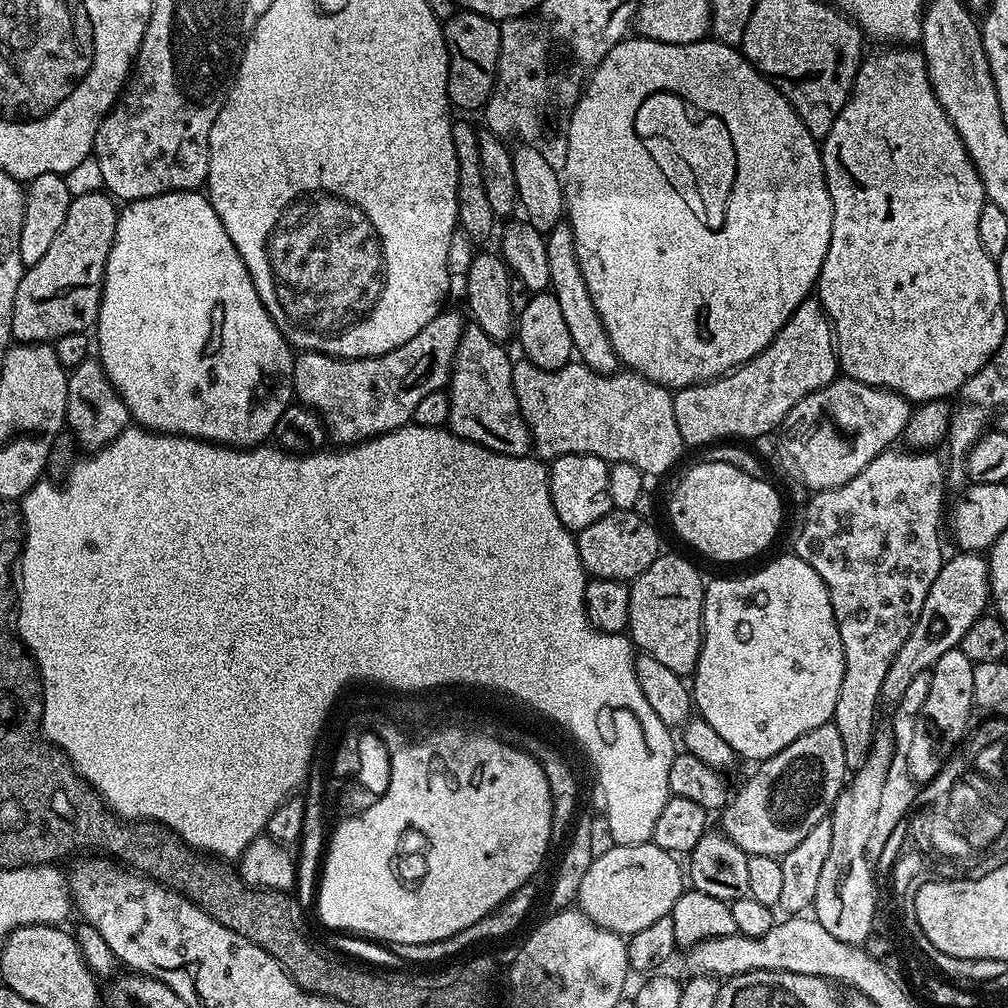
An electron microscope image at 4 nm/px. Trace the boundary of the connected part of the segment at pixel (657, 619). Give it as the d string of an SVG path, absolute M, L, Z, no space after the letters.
M661 554L656 557L656 561L645 570L641 576L637 576L635 580L631 581L628 593L630 594L630 602L628 603L628 626L626 629L627 635L630 637L633 645L643 655L650 658L658 658L658 662L662 662L662 666L666 666L666 670L674 670L674 674L688 678L696 671L696 663L700 657L700 642L704 638L704 589L706 587L705 577L700 577L700 572L687 560L684 556L667 556Z

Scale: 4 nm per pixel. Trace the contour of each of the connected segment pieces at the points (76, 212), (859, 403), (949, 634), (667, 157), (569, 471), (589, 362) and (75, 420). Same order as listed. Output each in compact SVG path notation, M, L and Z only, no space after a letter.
M107 191L72 197L70 210L66 210L66 218L62 218L62 226L58 229L58 234L54 234L54 242L50 242L46 255L38 258L34 266L25 268L24 276L18 282L18 294L14 294L12 307L13 341L22 344L46 344L55 342L66 334L88 332L95 325L102 298L106 258L114 242L117 215L117 201Z
M837 378L822 386L822 390L814 390L814 394L802 398L802 402L798 402L798 406L786 414L782 425L784 449L796 464L799 479L804 479L805 486L816 492L825 492L828 488L850 482L850 478L870 466L878 454L889 451L895 445L892 443L903 437L913 411L913 405L905 396L899 396L888 388L875 388L857 380Z
M957 551L955 555L949 555L941 564L938 578L934 578L934 586L930 586L926 602L922 602L918 622L914 622L906 642L902 642L902 650L898 650L886 674L886 682L882 682L881 697L899 698L905 692L910 678L929 671L938 658L942 658L942 654L959 648L966 630L974 626L977 618L985 615L987 608L984 607L990 604L988 561L978 552Z
M672 92L650 94L642 106L638 106L636 137L646 146L658 170L666 174L670 186L682 194L682 202L690 206L690 214L708 228L720 228L724 225L726 206L734 186L734 142L730 142L730 130L726 130L717 116L692 116L691 111L685 100Z
M586 454L557 456L548 464L548 485L550 486L550 502L554 502L554 514L558 514L558 522L562 522L562 526L566 526L573 534L578 534L586 526L594 526L598 518L613 511L610 502L610 464L602 458Z
M567 222L558 223L546 236L546 266L550 266L552 279L550 292L556 296L559 309L562 310L563 321L570 330L573 353L578 357L579 363L585 364L590 370L611 376L621 367L620 359L614 346L610 346L610 334L606 334L606 326L602 326L602 318L582 278L582 270L578 266L574 250L574 234Z
M89 358L82 362L82 366L68 372L68 393L66 394L66 428L76 435L76 440L84 450L104 448L118 434L125 432L130 426L130 417L126 402L118 394L118 390L110 382L104 372L99 359Z

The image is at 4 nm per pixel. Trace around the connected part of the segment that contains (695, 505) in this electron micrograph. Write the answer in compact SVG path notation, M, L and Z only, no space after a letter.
M705 459L703 463L694 465L677 482L668 500L673 530L712 560L748 560L758 555L775 538L784 516L775 486L726 462Z

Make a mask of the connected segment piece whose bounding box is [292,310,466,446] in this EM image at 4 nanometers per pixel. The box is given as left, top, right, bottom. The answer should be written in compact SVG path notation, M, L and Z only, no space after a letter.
M442 310L410 342L390 350L384 356L367 356L357 360L347 360L341 356L327 356L321 352L301 351L294 359L292 371L292 391L295 399L307 408L313 408L324 418L326 432L337 440L337 445L351 446L362 440L369 440L387 432L393 432L409 423L414 414L414 406L426 398L426 394L441 391L449 383L452 362L456 358L456 347L464 335L466 320L456 312Z

